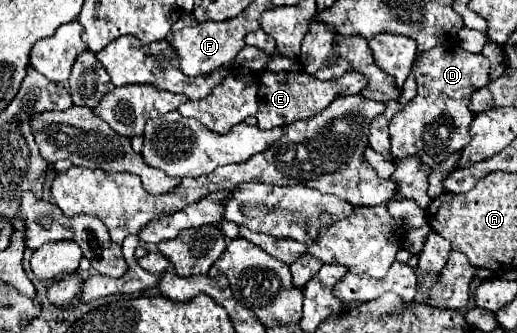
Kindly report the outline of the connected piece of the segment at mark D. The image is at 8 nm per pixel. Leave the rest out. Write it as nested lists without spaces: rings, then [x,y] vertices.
[[[456,43],[438,45],[418,55],[412,73],[418,83],[418,93],[390,121],[390,153],[394,159],[418,157],[424,165],[434,167],[468,145],[474,117],[468,109],[468,101],[476,89],[490,83],[490,61],[484,55],[464,51]]]

